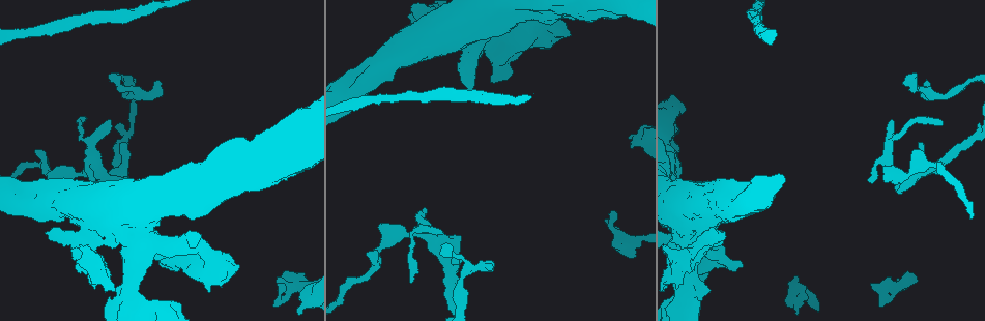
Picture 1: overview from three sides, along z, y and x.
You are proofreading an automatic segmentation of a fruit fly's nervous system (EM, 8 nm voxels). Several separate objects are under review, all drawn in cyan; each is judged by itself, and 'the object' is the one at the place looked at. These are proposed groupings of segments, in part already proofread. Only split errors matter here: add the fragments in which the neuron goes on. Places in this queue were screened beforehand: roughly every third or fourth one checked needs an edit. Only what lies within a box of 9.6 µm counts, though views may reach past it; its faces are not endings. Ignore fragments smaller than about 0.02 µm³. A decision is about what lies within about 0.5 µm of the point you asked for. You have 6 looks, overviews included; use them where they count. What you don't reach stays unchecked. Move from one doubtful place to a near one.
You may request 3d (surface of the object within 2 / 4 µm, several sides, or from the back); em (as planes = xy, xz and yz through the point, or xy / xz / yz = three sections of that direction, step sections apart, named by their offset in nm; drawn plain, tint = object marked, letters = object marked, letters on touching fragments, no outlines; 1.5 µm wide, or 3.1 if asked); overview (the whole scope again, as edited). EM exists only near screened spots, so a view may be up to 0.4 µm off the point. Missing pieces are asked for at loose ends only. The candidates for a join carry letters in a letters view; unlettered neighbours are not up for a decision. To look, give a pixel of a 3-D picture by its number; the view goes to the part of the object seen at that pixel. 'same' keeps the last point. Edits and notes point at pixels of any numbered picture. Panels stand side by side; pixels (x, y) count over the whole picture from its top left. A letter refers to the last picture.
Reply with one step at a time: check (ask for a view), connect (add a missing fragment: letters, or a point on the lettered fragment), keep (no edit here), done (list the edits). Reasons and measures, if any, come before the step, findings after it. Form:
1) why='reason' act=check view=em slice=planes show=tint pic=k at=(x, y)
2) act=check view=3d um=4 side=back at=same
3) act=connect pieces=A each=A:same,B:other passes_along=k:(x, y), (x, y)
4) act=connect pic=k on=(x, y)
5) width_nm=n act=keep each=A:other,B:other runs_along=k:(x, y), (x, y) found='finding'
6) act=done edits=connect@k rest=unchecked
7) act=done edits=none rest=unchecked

why='branch stops here' act=check view=3d um=2 pic=1 at=(895, 189)

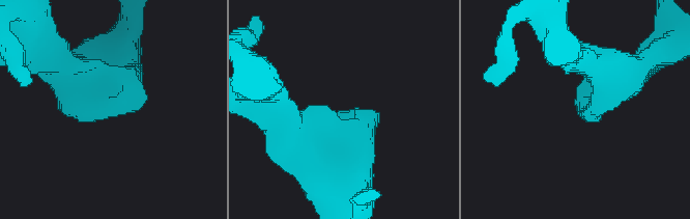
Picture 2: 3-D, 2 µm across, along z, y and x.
act=check view=em slice=planes show=letters pic=2 at=(138, 110)

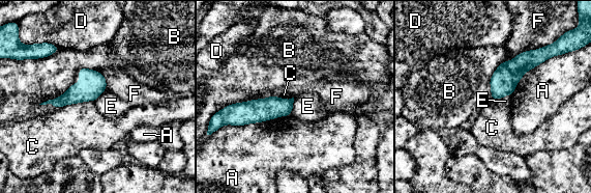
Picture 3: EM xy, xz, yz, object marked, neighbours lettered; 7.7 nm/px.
width_nm=160 act=keep each=A:other,B:other,C:other,D:other,E:other,F:other border=3:(511, 93), (491, 100) found='none of them fits'

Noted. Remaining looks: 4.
why='branch stops here' act=check view=3d um=2 pic=1 at=(606, 219)

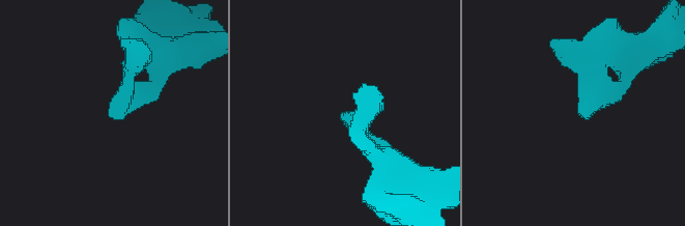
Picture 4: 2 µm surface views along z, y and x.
act=check view=em slice=planes show=letters pic=4 at=(110, 114)

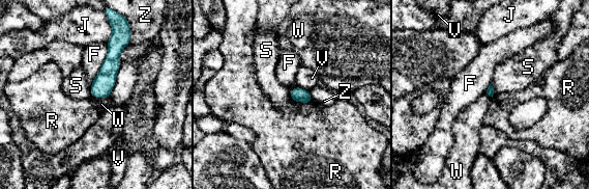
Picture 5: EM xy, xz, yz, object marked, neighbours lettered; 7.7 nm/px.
act=keep each=F:other,J:other,R:other,S:other,V:other,W:other,Z:other border=5:(91, 96), (109, 98) found='none of them fits'

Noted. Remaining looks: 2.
why='branch stops here' act=check view=em slice=xy step=4 show=letters pic=1 at=(708, 288)

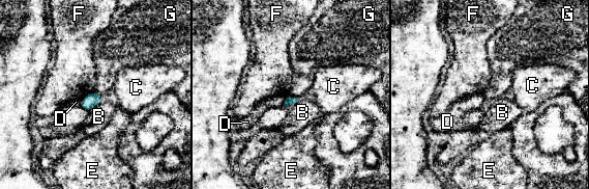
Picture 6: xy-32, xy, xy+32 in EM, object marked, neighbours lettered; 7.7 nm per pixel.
act=check view=em slice=planes show=letters at=same

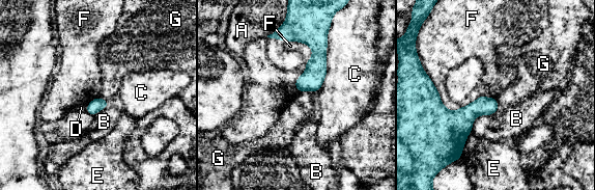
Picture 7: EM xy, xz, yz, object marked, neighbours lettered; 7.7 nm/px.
longest_contact=F:600nm act=keep each=A:other,B:other,C:other,D:other,E:other,F:other,G:other runs_along=7:(281, 34), (316, 48), (315, 88) found='none of them fits'

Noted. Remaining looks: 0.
act=done edits=none rest=unchecked

